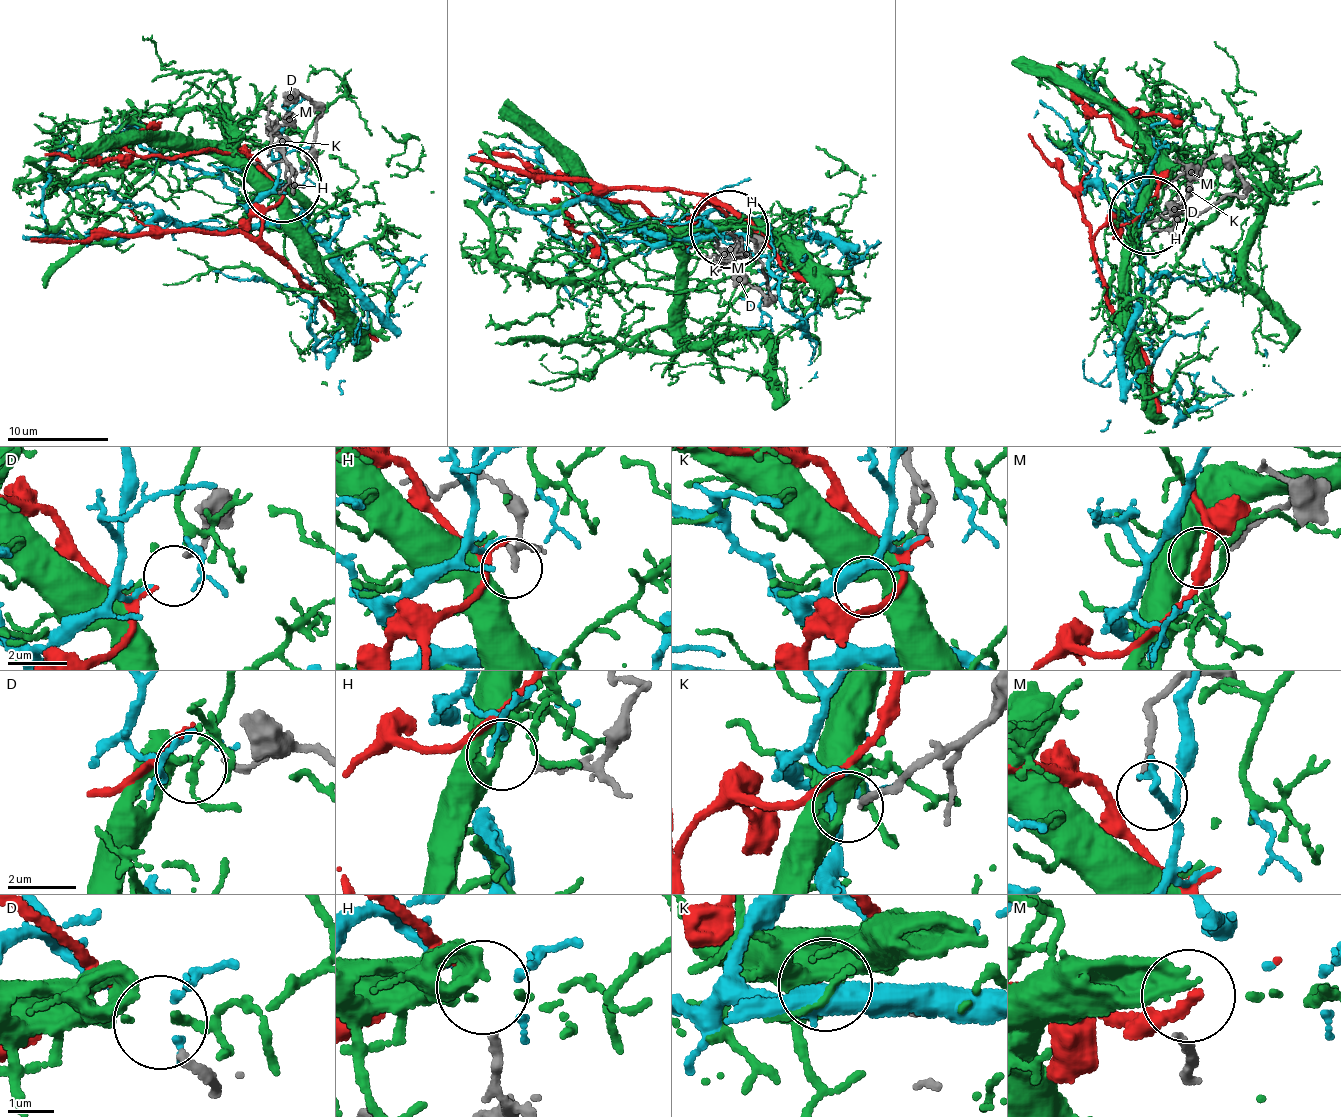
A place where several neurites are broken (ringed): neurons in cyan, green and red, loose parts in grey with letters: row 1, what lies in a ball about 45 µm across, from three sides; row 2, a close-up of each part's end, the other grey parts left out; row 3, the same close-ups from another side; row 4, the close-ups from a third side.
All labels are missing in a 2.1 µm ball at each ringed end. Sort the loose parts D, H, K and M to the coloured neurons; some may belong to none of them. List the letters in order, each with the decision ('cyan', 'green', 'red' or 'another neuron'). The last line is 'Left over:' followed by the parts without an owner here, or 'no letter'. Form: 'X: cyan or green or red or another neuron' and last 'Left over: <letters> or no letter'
D: red
H: another neuron
K: green
M: another neuron
Left over: H, M

